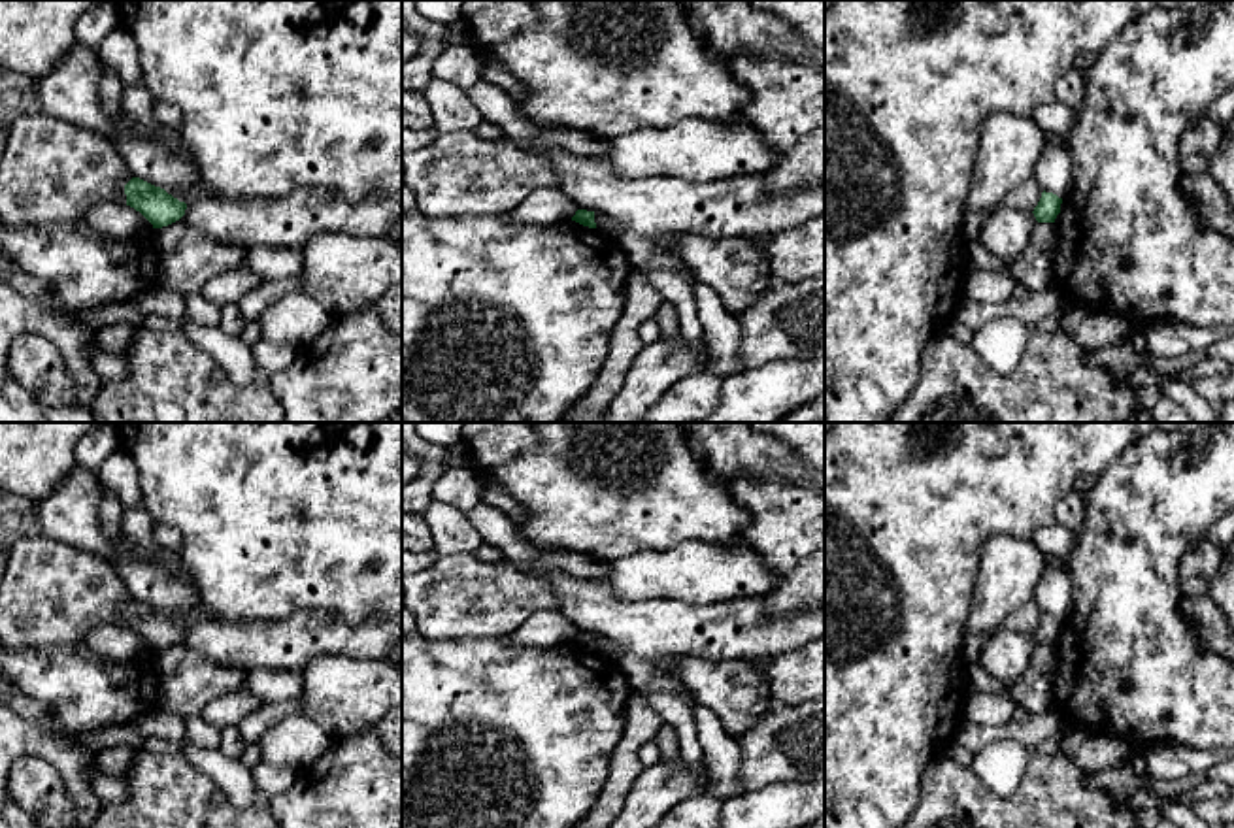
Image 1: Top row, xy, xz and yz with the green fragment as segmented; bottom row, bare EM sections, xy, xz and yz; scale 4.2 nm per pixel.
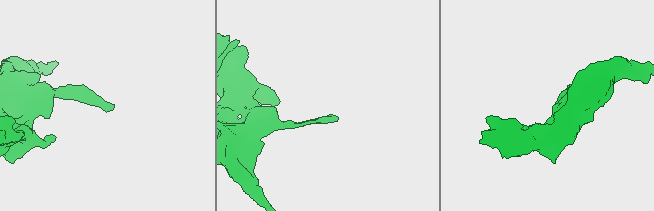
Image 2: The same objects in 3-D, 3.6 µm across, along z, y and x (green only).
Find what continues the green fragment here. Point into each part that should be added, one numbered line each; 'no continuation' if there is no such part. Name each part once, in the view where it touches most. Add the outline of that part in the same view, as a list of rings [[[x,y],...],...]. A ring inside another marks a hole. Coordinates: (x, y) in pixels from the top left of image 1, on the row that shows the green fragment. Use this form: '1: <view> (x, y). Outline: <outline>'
no continuation

